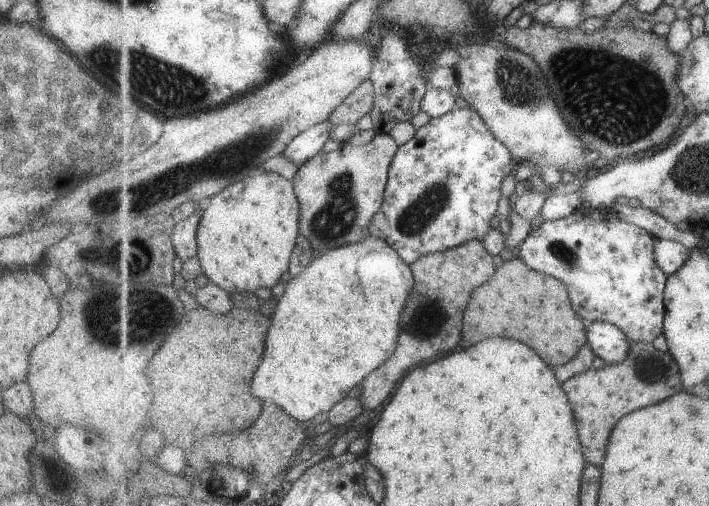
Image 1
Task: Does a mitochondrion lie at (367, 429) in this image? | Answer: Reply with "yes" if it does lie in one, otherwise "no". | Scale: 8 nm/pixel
no

